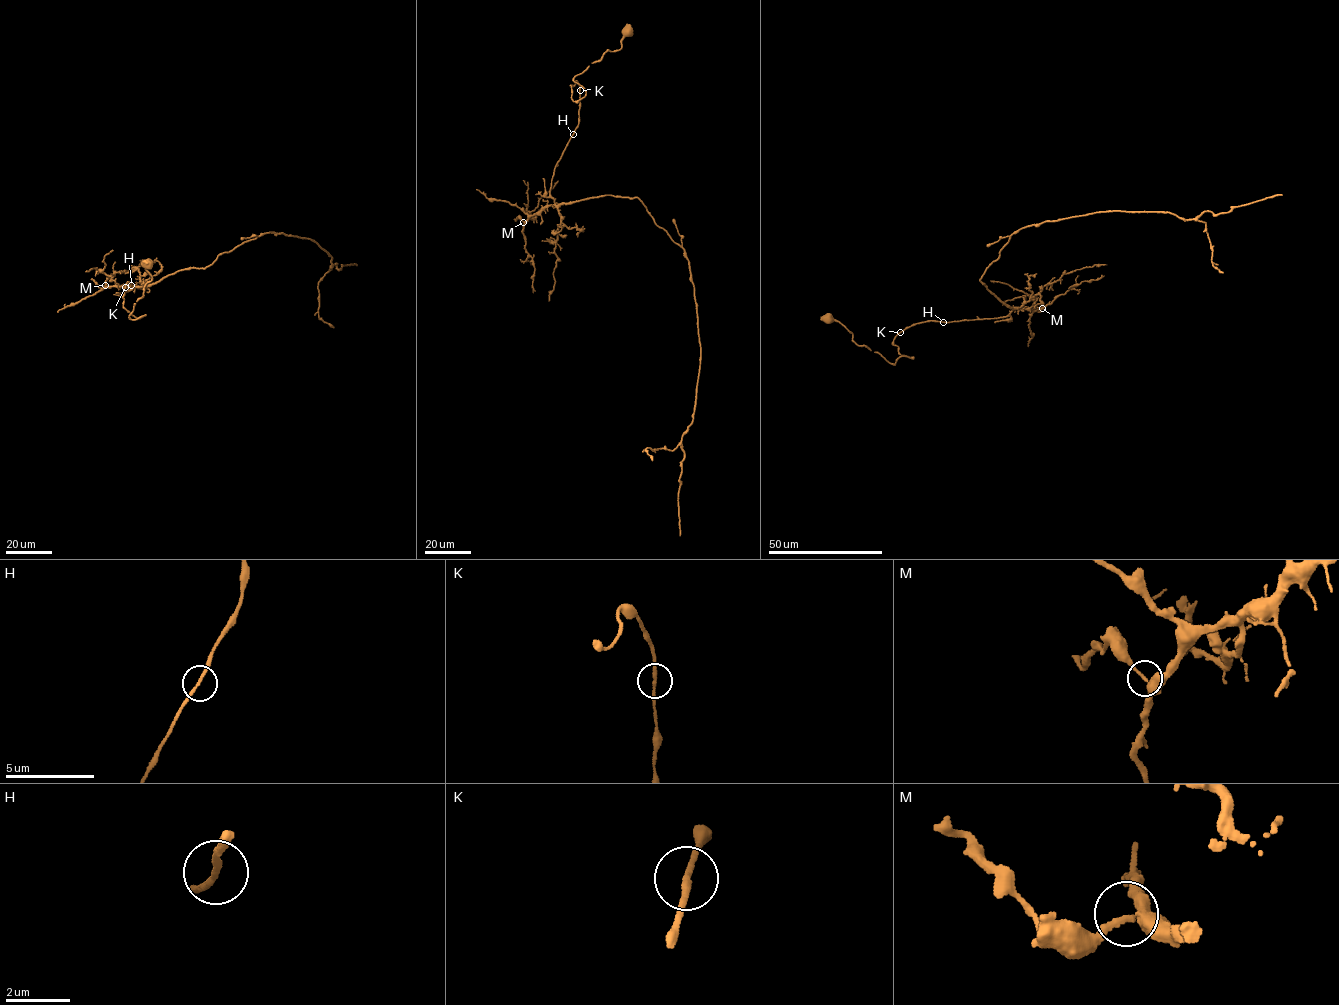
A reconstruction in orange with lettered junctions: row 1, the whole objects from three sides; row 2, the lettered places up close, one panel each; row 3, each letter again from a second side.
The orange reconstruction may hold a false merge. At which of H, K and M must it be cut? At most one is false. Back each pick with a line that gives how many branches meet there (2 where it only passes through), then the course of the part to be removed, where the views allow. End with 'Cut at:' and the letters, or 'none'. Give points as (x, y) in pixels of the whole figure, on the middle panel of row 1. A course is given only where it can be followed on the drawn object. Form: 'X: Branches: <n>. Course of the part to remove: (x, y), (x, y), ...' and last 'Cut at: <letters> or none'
Cut at: none

